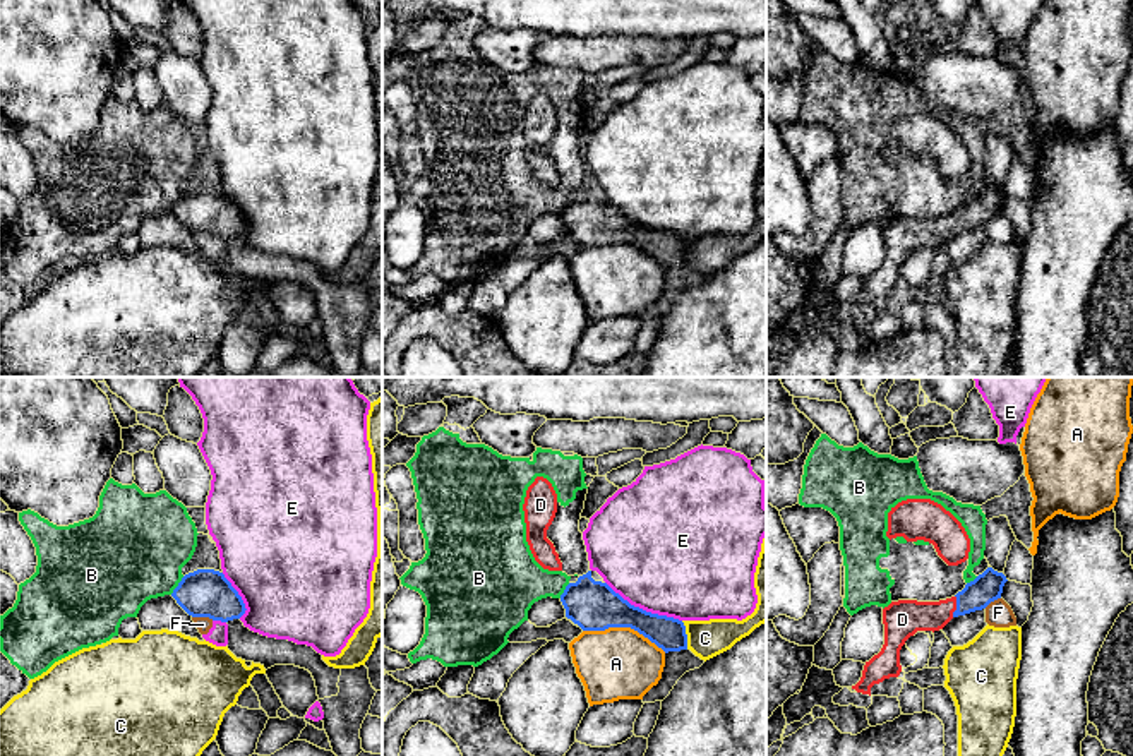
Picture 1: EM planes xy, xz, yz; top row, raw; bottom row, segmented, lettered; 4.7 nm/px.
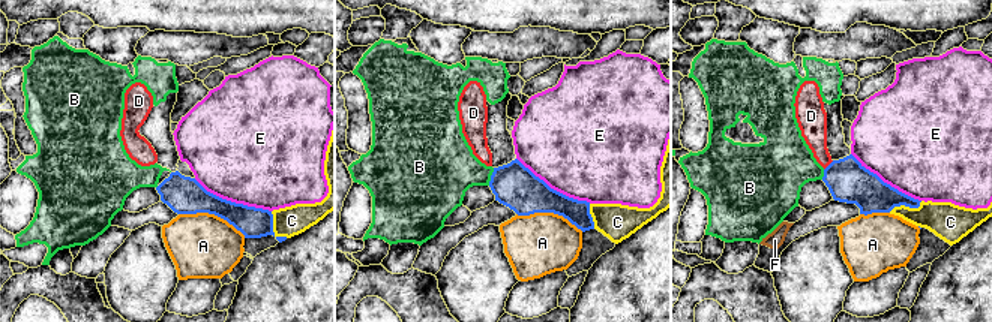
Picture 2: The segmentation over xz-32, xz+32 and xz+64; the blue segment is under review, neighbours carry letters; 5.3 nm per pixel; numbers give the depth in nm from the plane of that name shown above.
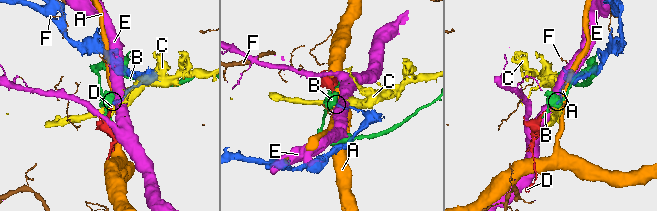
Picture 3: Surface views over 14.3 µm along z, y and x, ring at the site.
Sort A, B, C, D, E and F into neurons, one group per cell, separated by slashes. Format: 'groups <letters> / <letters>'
groups A / B / C / D / E F

